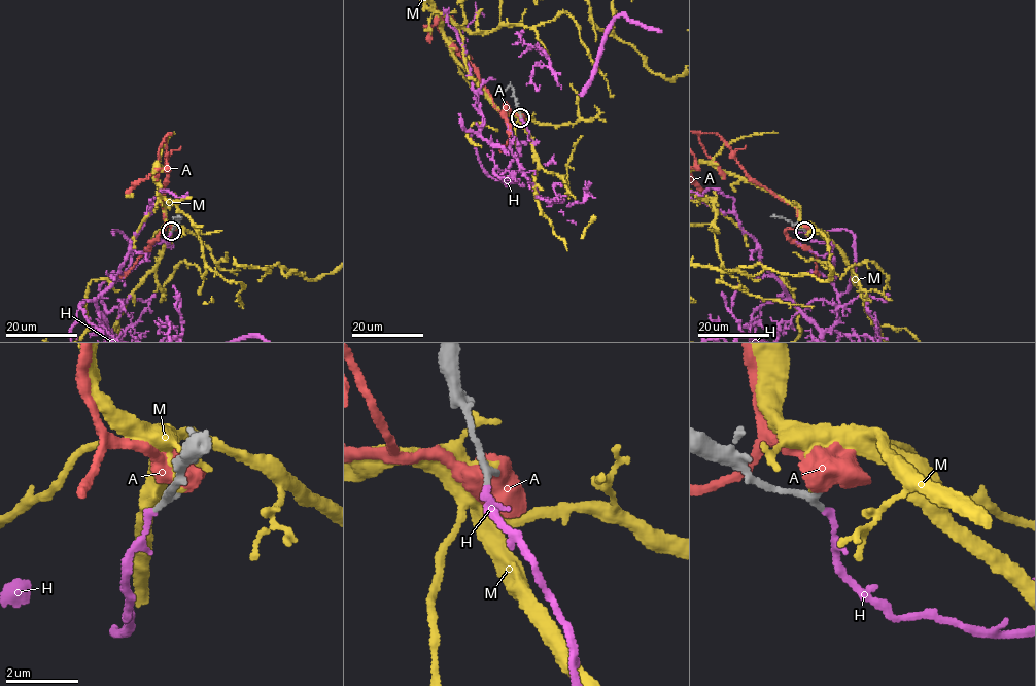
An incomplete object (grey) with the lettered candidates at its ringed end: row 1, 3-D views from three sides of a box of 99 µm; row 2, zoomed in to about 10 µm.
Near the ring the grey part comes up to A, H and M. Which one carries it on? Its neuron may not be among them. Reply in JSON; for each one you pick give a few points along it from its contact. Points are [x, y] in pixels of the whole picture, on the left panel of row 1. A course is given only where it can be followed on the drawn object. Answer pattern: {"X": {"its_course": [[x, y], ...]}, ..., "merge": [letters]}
{"merge": ["H"]}

